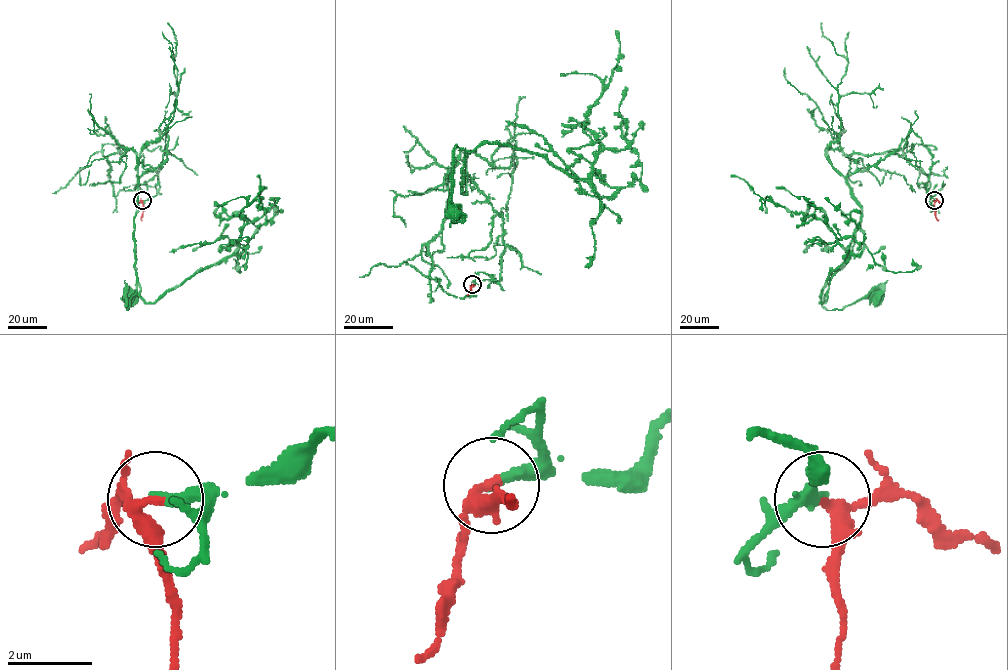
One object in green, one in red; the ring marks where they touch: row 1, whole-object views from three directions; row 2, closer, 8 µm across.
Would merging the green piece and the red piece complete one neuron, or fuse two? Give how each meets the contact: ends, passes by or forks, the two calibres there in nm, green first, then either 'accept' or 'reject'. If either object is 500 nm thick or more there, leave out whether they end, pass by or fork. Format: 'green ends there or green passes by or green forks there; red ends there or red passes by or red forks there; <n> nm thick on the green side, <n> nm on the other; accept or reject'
green ends there; red passes by; 240 nm thick on the green side, 240 nm on the other; accept

